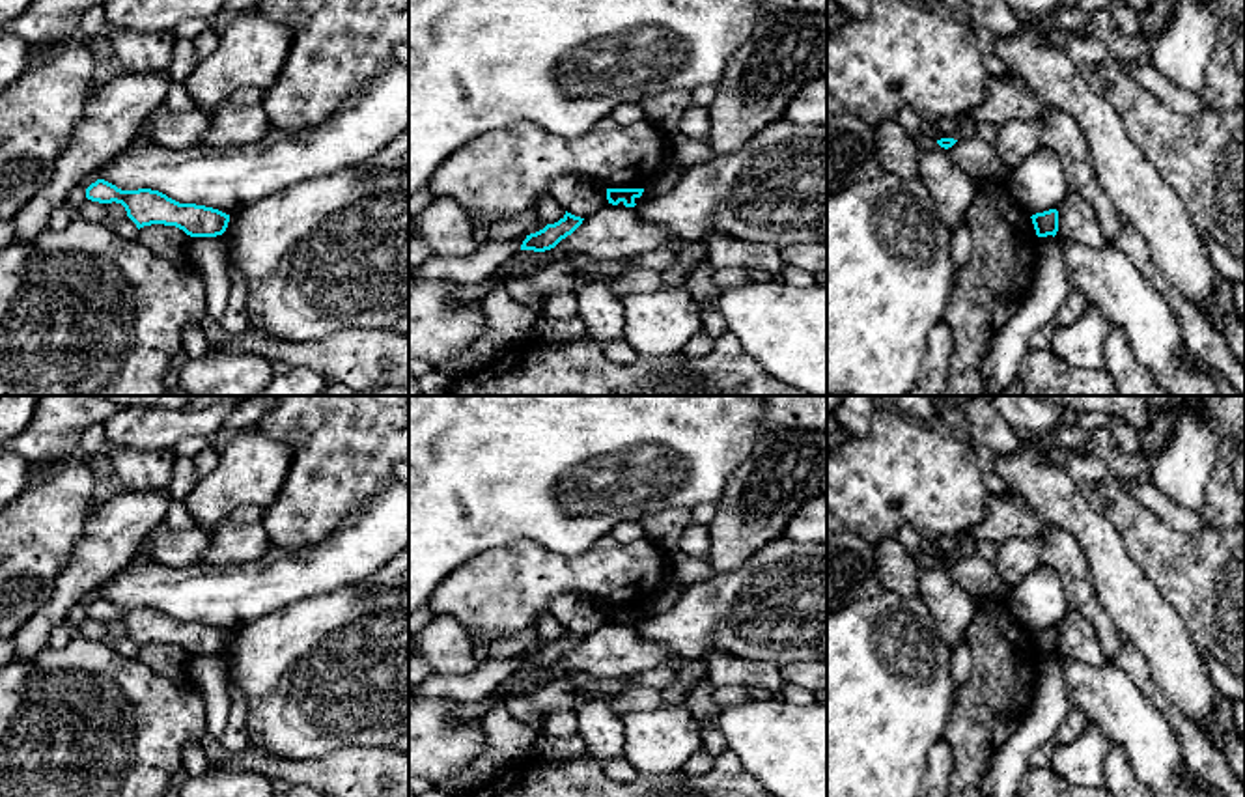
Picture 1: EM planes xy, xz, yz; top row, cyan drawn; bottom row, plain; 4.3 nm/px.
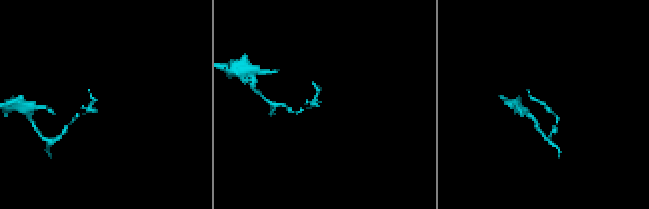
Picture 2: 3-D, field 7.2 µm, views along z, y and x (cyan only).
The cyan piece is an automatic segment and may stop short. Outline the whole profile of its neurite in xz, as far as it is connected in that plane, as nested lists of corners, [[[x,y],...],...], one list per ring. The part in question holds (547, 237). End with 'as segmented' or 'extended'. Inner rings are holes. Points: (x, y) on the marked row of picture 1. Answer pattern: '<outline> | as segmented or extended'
[[[566,211],[566,215],[554,222],[547,224],[543,230],[526,235],[526,239],[521,245],[521,250],[534,250],[534,252],[545,252],[554,248],[562,239],[571,235],[584,218],[575,217]]] | as segmented

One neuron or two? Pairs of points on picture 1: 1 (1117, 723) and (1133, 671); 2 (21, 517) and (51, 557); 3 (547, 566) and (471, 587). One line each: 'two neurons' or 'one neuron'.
1: two neurons
2: one neuron
3: one neuron

